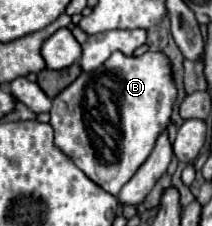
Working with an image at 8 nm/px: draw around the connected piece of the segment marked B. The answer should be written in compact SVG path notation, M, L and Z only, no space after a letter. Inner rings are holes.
M113 53L101 69L93 73L81 73L67 89L63 89L51 107L51 125L55 129L55 145L75 161L75 165L101 189L119 195L123 185L135 175L151 153L157 135L169 125L169 115L173 101L177 97L171 67L163 53L143 53L141 57L125 57L123 53Z

